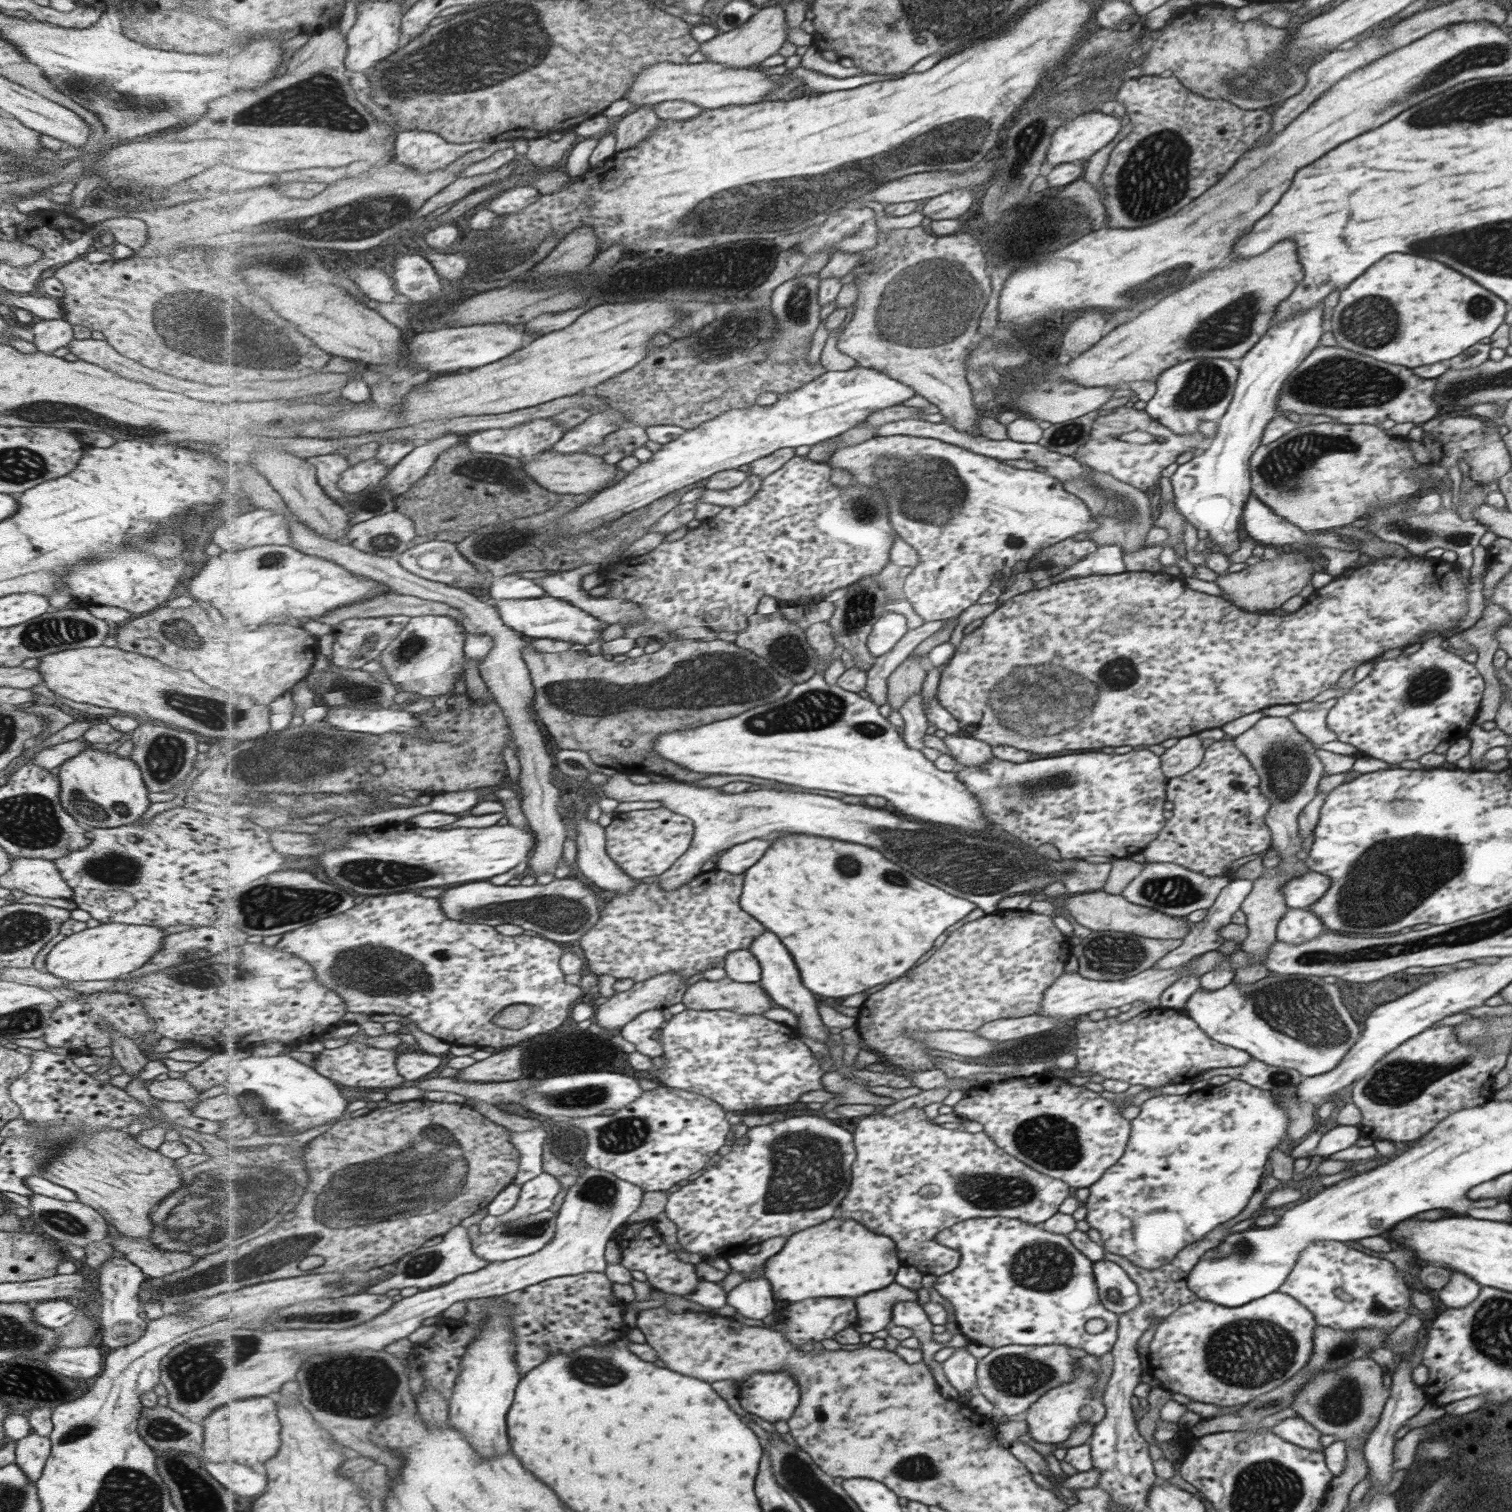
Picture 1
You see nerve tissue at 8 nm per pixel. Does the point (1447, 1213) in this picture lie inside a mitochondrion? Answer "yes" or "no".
no

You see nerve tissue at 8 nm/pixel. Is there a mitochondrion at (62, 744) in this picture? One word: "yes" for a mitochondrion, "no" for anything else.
no

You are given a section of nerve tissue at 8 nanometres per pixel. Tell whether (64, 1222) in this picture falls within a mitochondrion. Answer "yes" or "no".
yes

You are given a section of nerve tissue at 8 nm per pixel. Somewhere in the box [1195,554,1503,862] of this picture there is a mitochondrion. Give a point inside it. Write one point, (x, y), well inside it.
(1283, 758)

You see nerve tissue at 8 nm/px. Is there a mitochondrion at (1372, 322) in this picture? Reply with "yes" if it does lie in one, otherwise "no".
yes

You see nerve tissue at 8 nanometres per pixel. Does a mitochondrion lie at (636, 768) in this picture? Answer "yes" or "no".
no

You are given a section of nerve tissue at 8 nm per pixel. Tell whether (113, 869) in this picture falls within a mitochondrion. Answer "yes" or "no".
yes

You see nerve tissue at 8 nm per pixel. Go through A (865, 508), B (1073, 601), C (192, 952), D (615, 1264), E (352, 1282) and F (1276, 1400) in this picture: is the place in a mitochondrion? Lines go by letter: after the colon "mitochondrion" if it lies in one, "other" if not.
A: mitochondrion
B: other
C: mitochondrion
D: other
E: mitochondrion
F: mitochondrion

